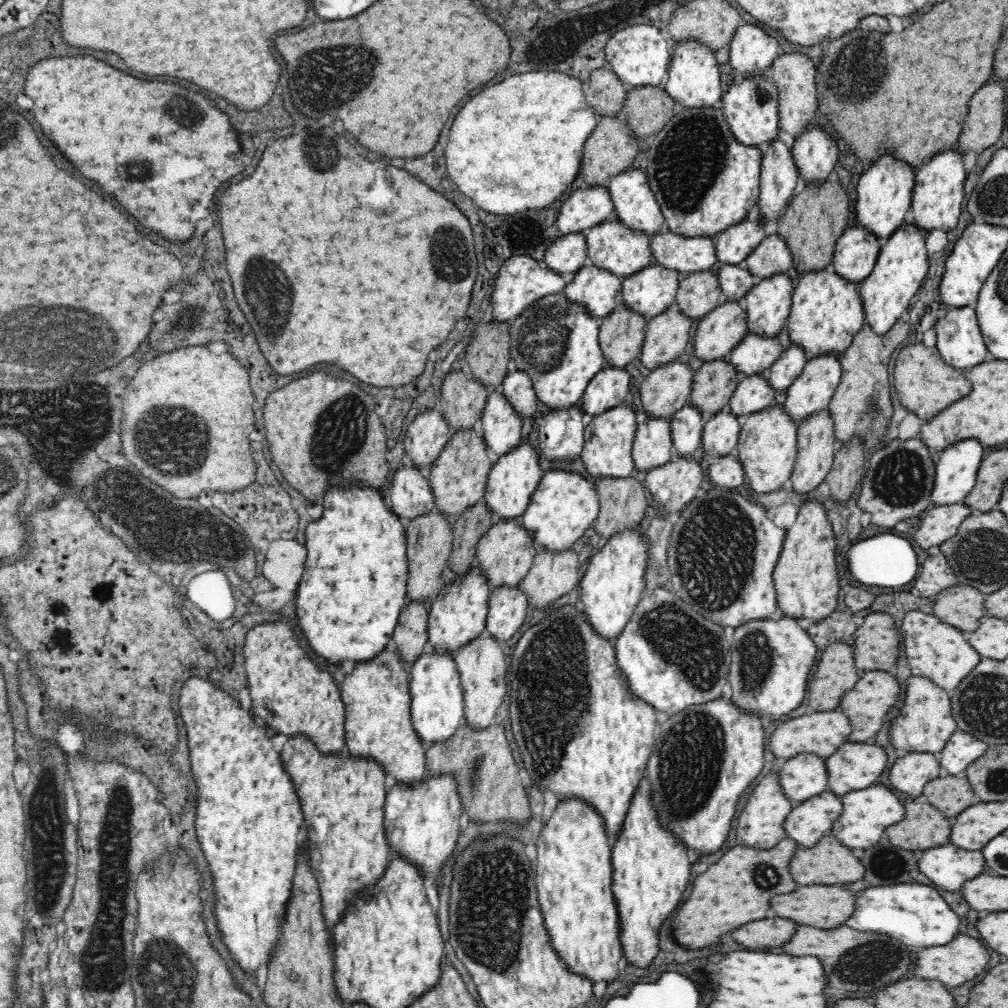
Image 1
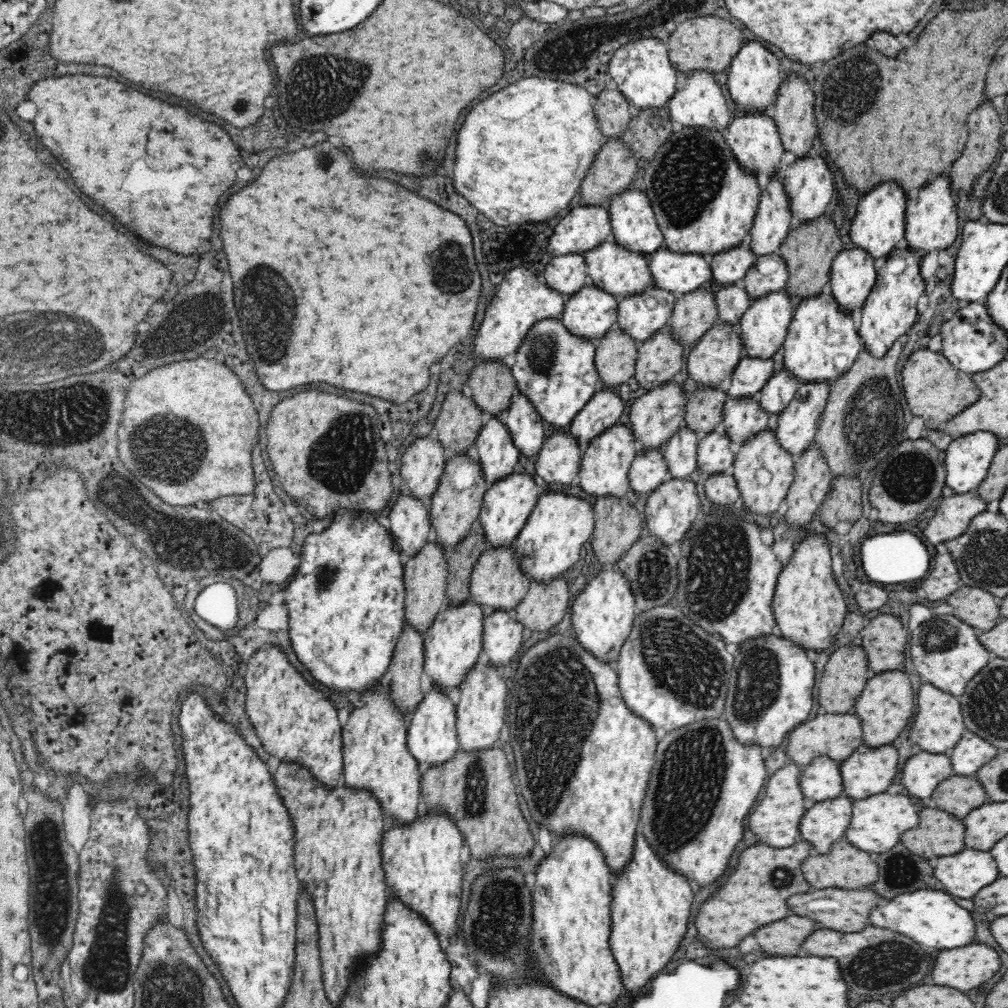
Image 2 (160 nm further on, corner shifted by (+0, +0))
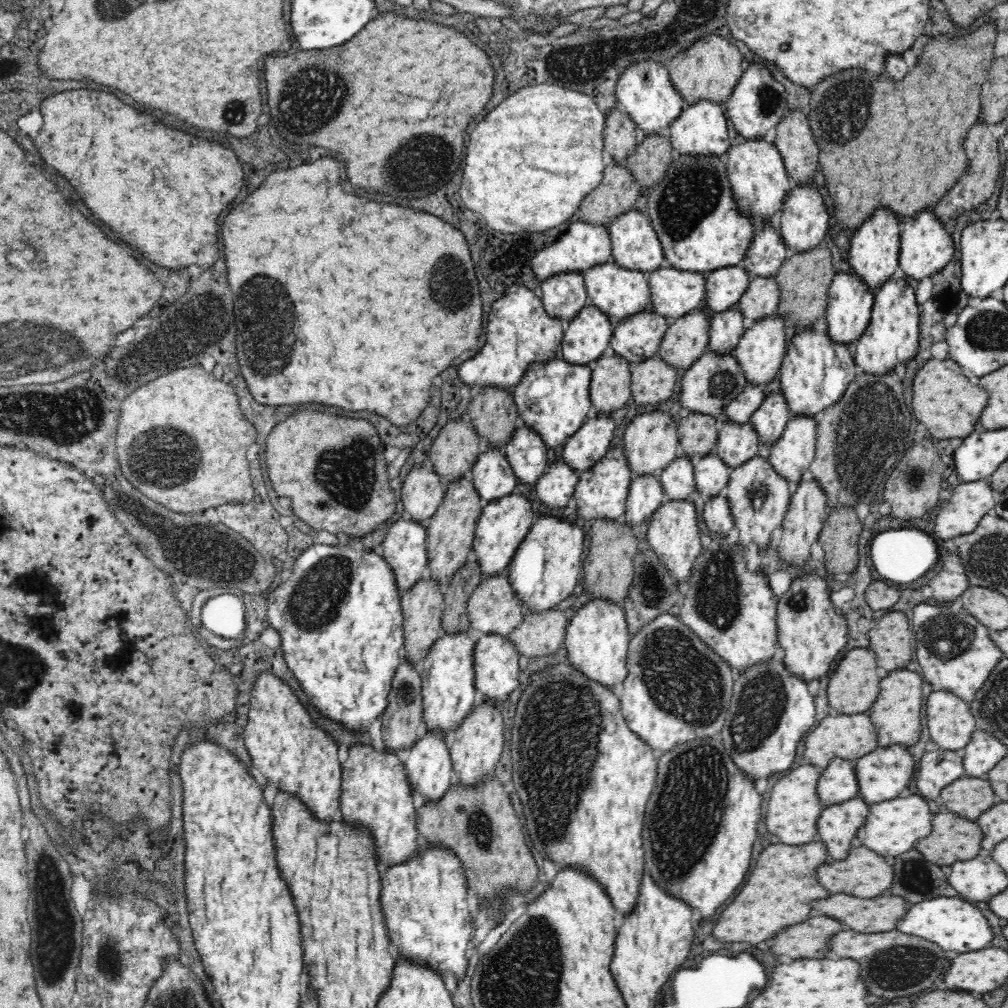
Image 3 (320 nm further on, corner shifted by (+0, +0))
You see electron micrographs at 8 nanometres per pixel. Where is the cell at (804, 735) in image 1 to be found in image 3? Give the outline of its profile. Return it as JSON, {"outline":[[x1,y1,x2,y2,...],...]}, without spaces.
{"outline":[[866,713,828,715,818,726,812,728,812,731,807,732,802,743,806,761,821,770,824,770,832,759,841,758,855,762,880,747,875,724]]}

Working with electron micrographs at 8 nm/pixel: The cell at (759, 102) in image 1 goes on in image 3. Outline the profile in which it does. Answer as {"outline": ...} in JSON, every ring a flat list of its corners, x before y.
{"outline":[[764,139,745,141,739,146,731,146,727,150,725,161,732,197,740,215,750,217,757,229,760,226,771,225,774,214,782,210,784,201,792,190,778,149]]}

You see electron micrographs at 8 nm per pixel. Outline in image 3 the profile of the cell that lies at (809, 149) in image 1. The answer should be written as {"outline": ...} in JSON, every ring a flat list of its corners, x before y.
{"outline":[[814,182,810,185,798,185,794,187,784,201,780,211,780,238,790,255,811,251,820,244,824,244,824,237,829,229,828,210,824,205,822,196,814,187]]}

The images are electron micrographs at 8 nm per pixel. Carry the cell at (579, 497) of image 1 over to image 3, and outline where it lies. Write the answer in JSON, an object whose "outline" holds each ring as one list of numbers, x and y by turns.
{"outline":[[542,516,528,531,509,564,508,582,524,610,542,614,551,611,574,592,581,570,585,533,559,516]]}

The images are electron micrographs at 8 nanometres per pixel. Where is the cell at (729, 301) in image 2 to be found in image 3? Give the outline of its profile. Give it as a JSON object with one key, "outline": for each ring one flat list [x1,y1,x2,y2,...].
{"outline":[[730,309,712,317,708,332,708,348,718,355,730,355,746,329,740,310]]}

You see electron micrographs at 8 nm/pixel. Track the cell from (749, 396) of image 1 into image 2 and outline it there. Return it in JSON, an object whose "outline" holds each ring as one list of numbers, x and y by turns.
{"outline":[[757,398,752,400,726,400,722,412,721,431,731,441,734,449,748,444,754,436,766,430,768,414,762,410]]}

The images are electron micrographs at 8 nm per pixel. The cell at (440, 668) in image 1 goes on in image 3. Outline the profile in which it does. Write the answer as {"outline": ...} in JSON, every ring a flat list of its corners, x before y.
{"outline":[[425,732,410,749,408,759,404,762,408,785,413,795,418,794,422,798,422,804,439,801,446,792,456,786,456,771,452,768,452,759,445,739,442,733]]}

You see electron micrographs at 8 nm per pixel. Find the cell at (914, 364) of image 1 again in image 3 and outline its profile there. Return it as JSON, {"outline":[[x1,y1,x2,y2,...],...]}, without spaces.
{"outline":[[947,358,943,361,931,359,914,378,914,398,912,410,918,420,930,432,930,436,938,441,950,439,966,440,988,404,988,392,980,386,972,384,955,360]]}

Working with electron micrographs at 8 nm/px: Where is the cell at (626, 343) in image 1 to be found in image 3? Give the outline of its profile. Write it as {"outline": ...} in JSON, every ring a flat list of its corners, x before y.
{"outline":[[608,352,592,366,590,384,591,414,610,416,623,409,631,398,631,365]]}

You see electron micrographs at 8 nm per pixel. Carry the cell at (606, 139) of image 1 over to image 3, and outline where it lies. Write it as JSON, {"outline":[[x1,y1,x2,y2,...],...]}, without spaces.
{"outline":[[609,161,604,178,580,204,580,221,606,228,625,212,634,209,640,188,628,169]]}

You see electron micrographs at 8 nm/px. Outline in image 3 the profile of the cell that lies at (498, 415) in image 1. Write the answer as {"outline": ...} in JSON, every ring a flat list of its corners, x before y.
{"outline":[[490,447,479,456,471,473,482,508,496,499,511,495,516,488,516,475,502,449]]}

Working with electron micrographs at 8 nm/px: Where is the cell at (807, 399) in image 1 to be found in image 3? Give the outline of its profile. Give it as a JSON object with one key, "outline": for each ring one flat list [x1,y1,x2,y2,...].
{"outline":[[792,416,780,440,771,446,768,461,772,465,772,470,776,471,776,475,788,481,791,490,795,489,799,482,809,475,809,466,815,457,816,426,816,418]]}

